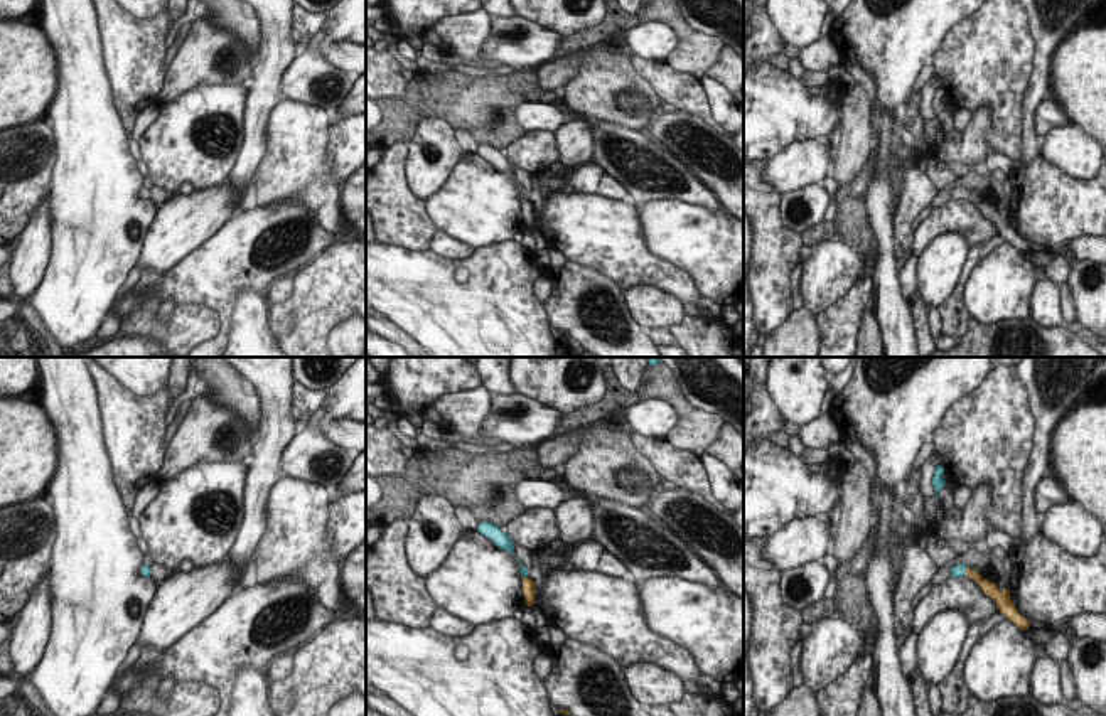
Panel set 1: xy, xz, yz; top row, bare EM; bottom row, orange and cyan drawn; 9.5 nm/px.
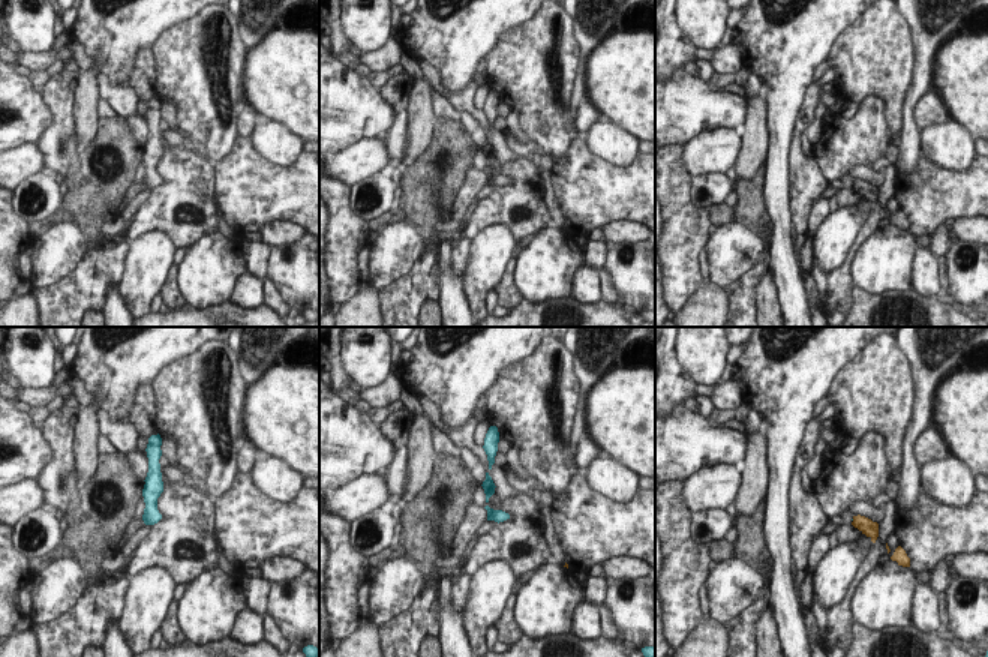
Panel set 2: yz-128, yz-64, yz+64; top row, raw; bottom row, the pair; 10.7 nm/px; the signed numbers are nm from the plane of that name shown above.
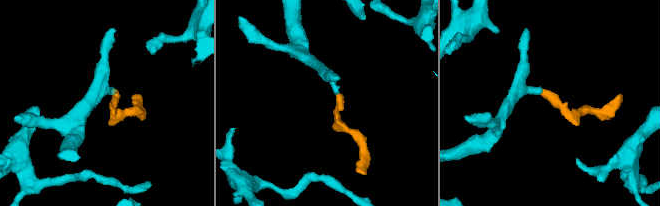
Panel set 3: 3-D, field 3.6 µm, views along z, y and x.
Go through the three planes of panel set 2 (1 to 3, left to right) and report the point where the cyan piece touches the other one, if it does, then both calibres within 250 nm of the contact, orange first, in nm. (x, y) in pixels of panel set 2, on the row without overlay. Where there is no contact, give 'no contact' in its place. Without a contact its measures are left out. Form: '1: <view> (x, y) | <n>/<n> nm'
1: no contact
2: no contact
3: no contact

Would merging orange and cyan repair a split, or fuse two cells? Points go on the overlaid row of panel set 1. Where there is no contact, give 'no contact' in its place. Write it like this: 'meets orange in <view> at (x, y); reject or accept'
meets orange in yz at (966, 571); accept

